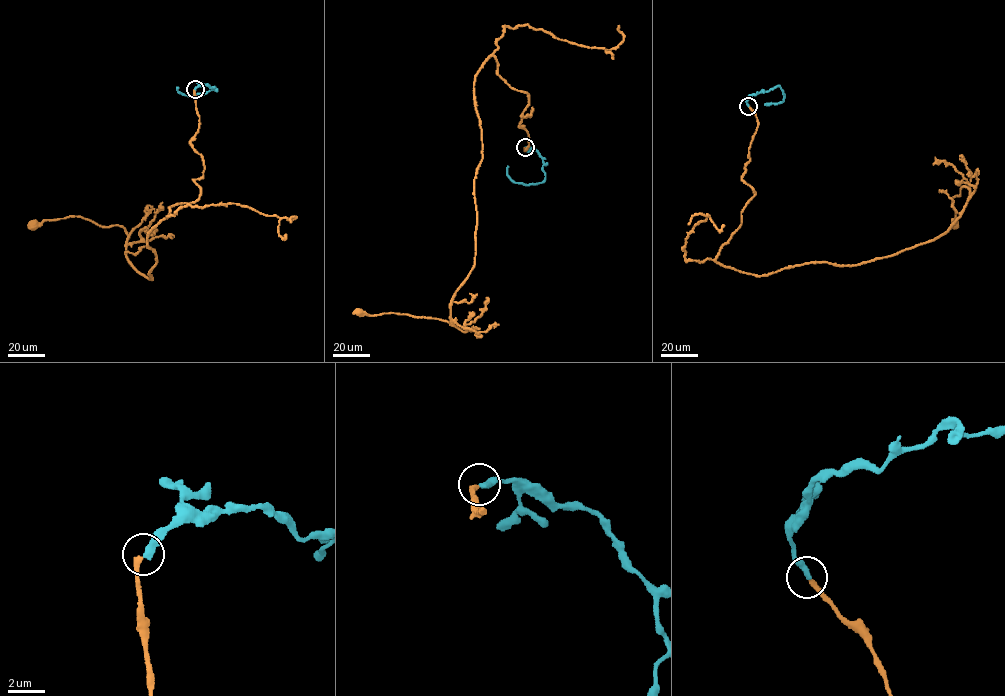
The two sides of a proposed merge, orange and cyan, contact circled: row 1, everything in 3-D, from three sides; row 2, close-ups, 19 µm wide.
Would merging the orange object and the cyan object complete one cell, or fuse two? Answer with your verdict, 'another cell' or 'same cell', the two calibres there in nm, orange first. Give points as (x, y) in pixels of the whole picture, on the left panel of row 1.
another cell | 280/360 nm

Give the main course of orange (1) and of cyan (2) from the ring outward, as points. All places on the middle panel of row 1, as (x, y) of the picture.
1: (525, 147), (527, 93), (490, 56), (473, 86), (475, 264), (451, 300), (452, 326), (358, 312)
2: (525, 147), (531, 147), (541, 157), (544, 180), (528, 185), (515, 182), (507, 174), (508, 166)

